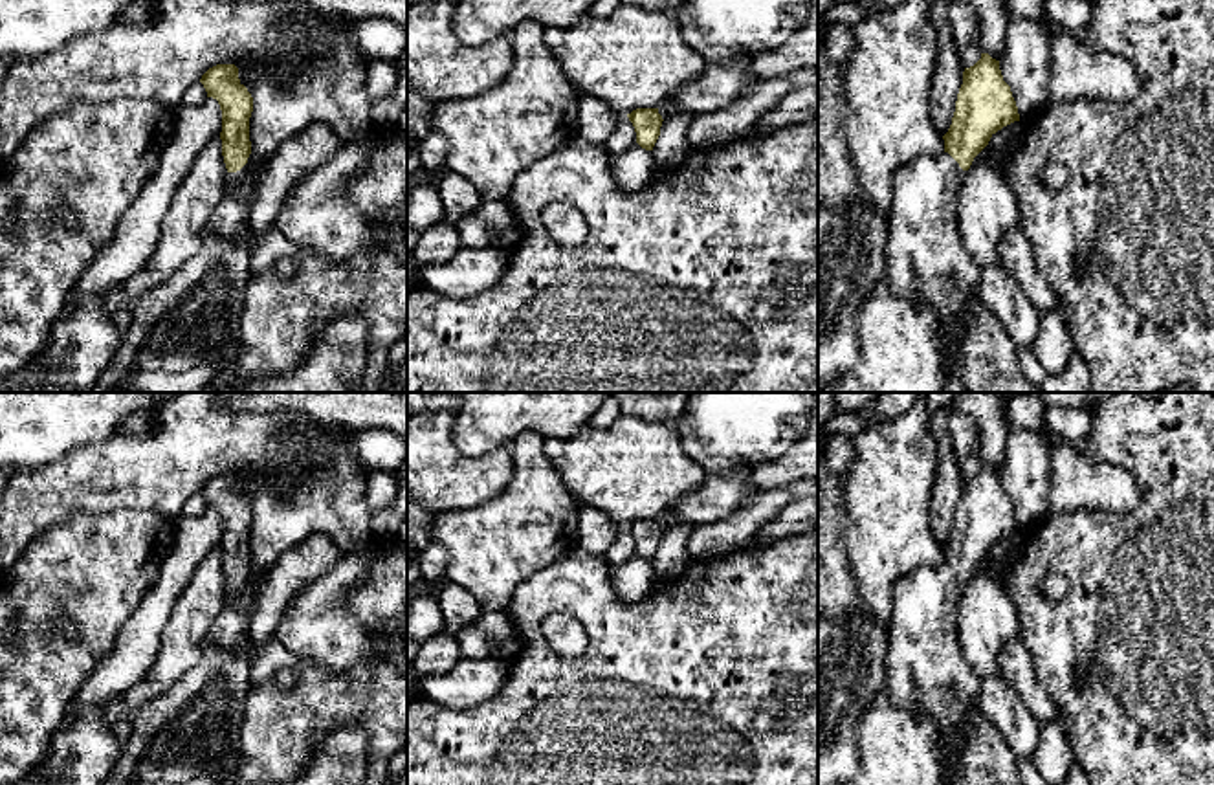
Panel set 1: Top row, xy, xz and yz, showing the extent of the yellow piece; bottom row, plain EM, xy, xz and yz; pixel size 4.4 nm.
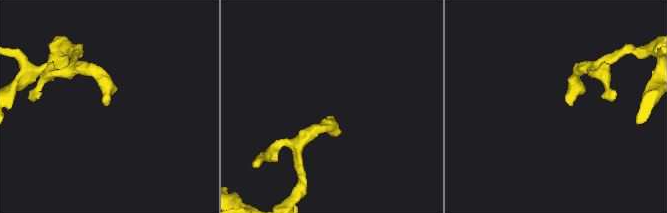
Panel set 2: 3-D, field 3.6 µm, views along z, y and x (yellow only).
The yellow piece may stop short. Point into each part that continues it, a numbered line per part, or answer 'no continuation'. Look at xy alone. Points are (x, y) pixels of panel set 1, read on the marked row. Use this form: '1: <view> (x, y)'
1: xy (250, 169)

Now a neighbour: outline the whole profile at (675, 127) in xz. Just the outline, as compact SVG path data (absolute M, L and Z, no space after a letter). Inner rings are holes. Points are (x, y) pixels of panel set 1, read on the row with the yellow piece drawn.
M669 112L660 127L660 136L653 147L653 156L658 167L675 167L688 158L693 145L690 141L690 125L695 116Z

